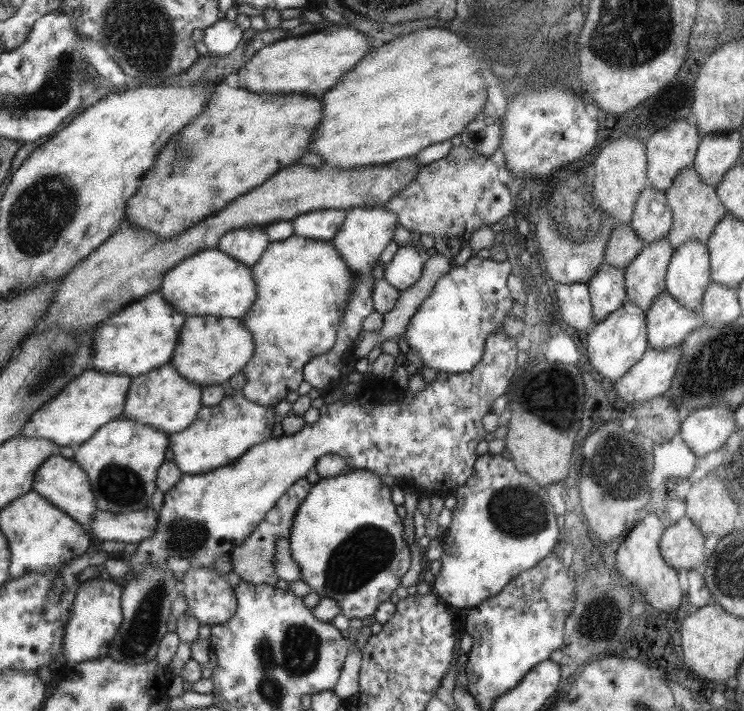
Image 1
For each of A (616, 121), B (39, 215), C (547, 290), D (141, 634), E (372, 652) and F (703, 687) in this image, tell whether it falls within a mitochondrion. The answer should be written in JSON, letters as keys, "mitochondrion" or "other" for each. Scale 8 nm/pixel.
{"A":"other","B":"mitochondrion","C":"other","D":"mitochondrion","E":"other","F":"other"}

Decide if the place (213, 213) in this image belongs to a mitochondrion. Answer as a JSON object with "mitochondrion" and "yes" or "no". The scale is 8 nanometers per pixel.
{"mitochondrion":"no"}

